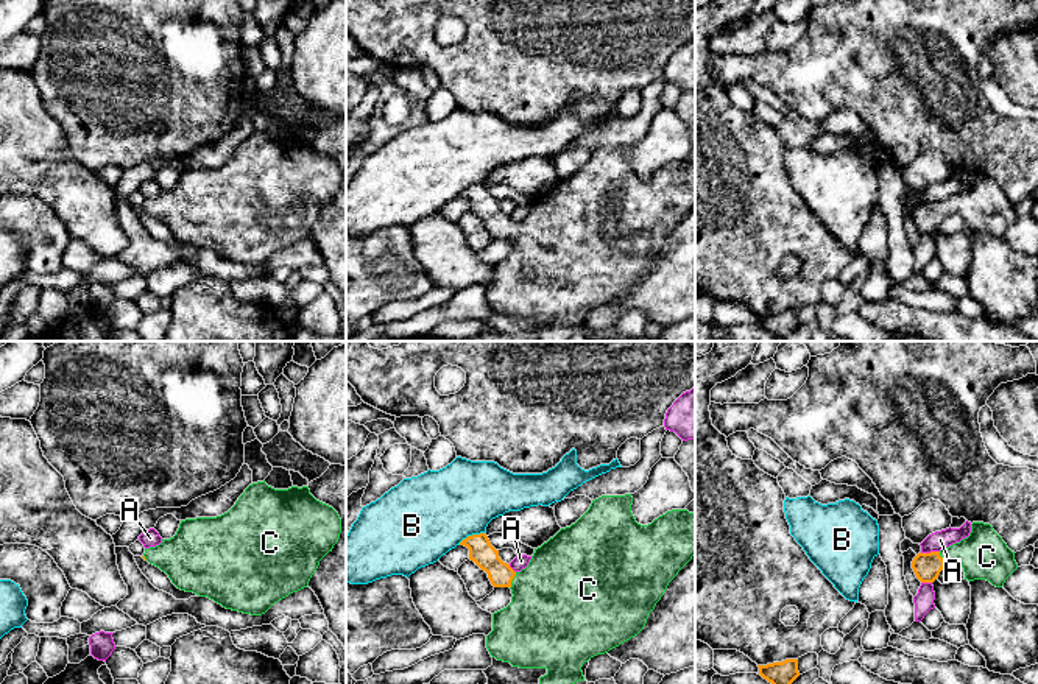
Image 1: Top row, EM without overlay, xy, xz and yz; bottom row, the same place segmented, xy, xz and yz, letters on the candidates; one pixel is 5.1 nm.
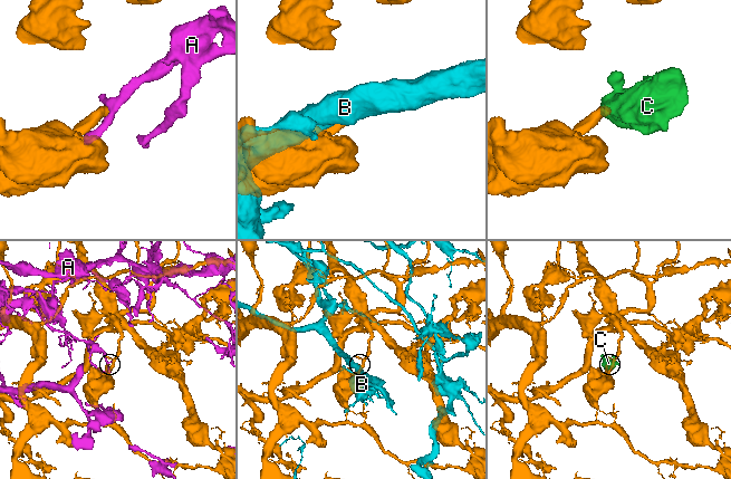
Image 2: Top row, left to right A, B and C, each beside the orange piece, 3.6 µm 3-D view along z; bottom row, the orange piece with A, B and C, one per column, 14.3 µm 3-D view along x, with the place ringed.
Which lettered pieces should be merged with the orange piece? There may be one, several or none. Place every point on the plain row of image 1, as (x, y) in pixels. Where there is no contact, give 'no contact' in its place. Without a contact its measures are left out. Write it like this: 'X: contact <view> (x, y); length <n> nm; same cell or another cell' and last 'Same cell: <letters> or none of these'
A: contact yz (931, 203); length 100 nm; another cell
B: contact xz (473, 186); length 150 nm; another cell
C: contact xz (511, 231); length 90 nm; same cell
Same cell: C

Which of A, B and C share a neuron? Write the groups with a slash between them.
A / B / C

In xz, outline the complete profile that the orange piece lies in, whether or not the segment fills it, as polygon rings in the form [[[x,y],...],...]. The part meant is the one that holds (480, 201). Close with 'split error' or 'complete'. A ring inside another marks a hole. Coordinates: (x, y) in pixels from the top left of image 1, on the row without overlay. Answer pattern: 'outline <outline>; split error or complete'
outline [[[602,146],[570,178],[535,199],[525,220],[514,223],[499,209],[485,184],[460,193],[494,238],[510,238],[511,254],[493,265],[486,299],[497,312],[519,319],[545,319],[541,341],[567,341],[584,332],[581,318],[637,287],[669,234],[695,206],[695,165],[672,160],[648,176],[636,173],[633,148]]]; split error

